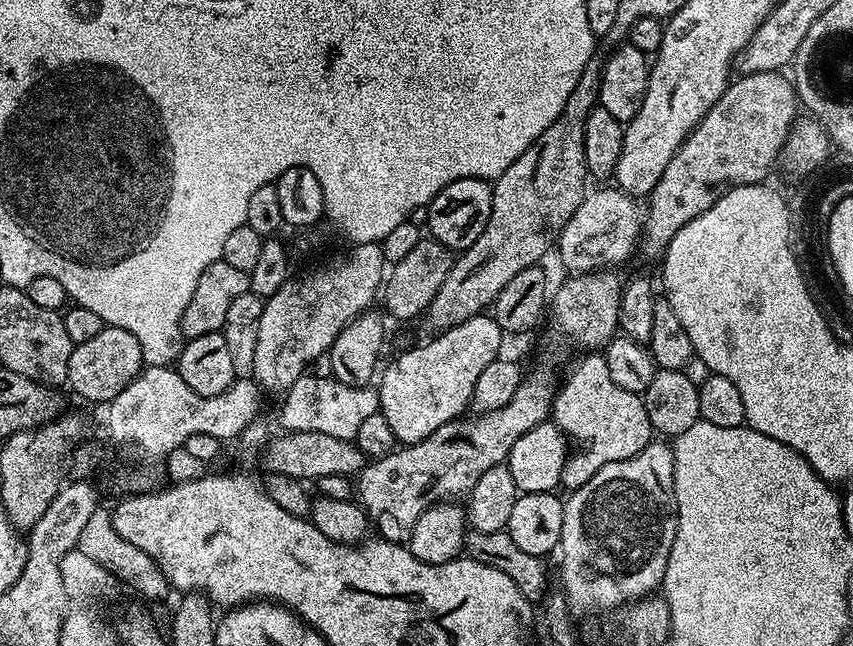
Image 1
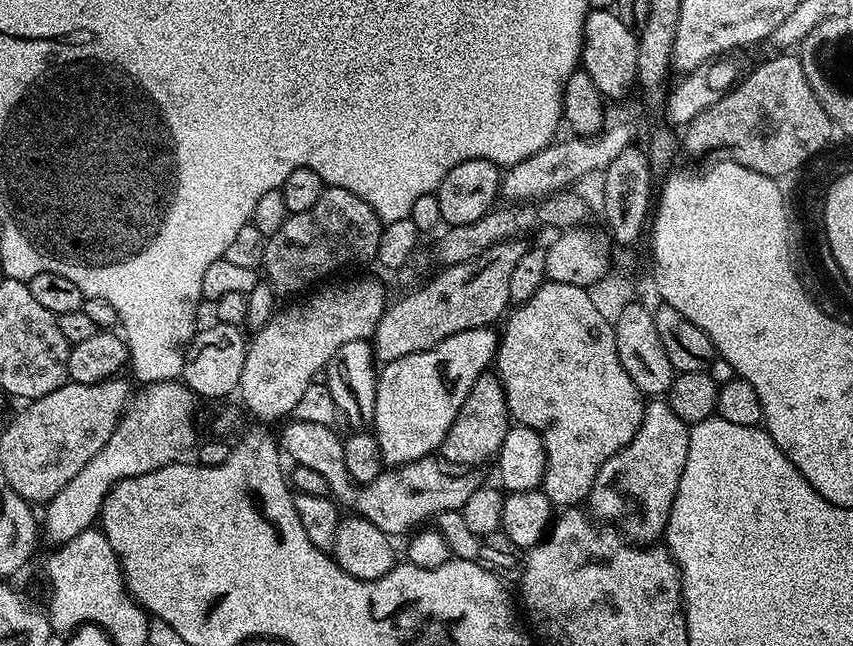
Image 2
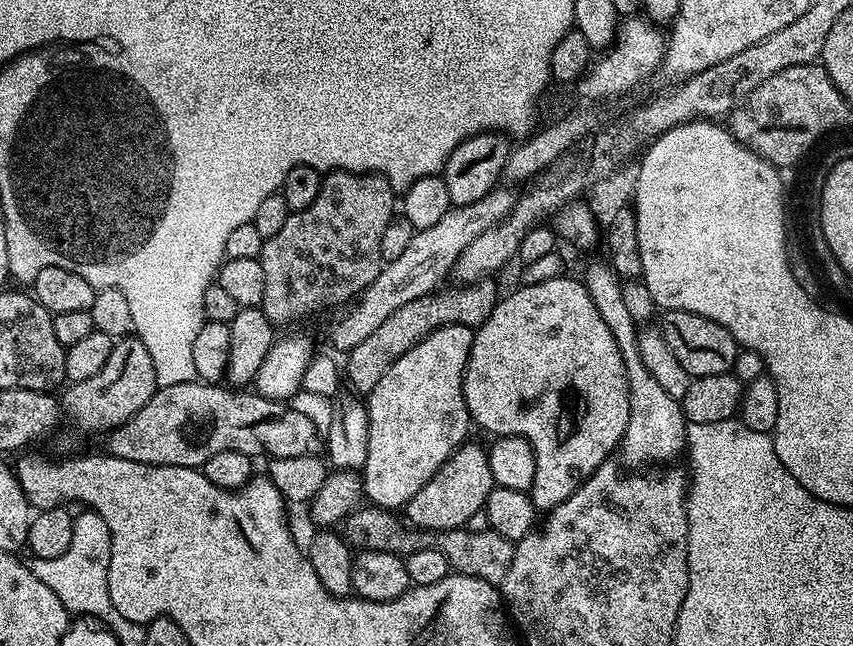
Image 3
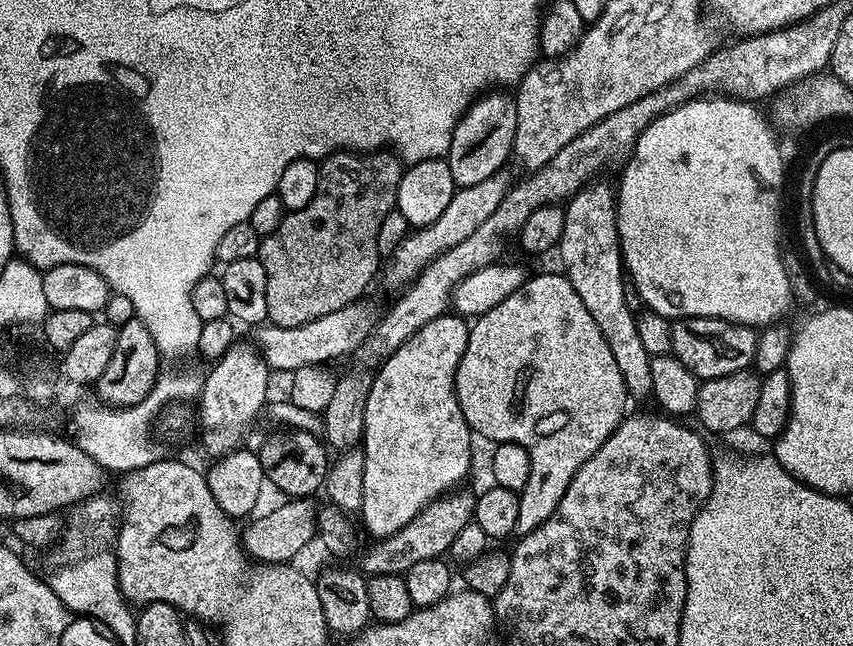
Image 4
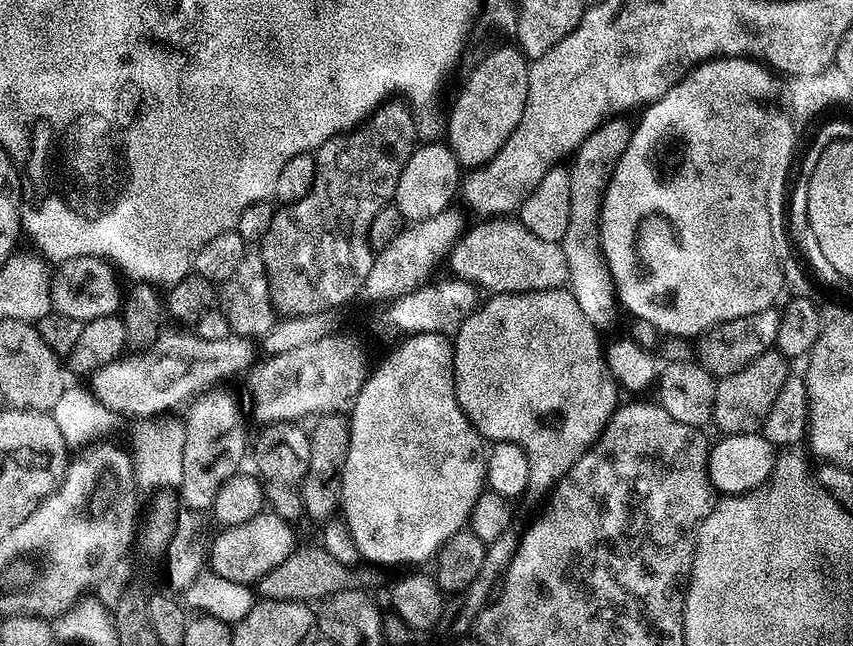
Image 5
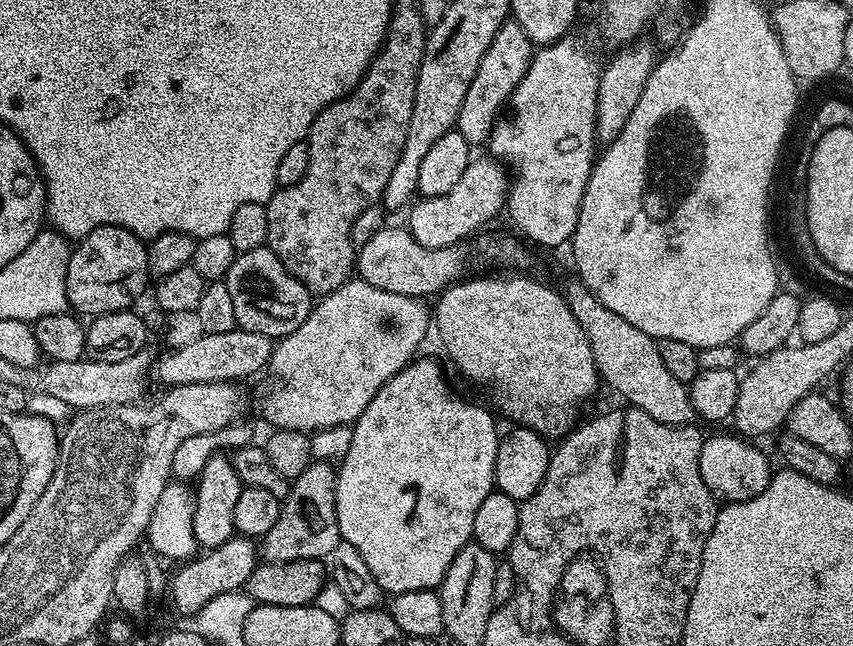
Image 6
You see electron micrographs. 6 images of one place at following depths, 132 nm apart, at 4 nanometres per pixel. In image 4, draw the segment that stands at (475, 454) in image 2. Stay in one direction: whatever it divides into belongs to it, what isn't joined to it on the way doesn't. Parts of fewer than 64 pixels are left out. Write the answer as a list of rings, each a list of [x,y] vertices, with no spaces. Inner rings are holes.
[[[456,495],[432,501],[413,520],[406,522],[402,530],[372,542],[364,553],[359,553],[359,571],[368,576],[403,576],[410,566],[426,562],[426,558],[441,559],[447,553],[450,542],[454,542],[455,536],[461,532],[462,526],[473,523],[476,514],[475,495]]]

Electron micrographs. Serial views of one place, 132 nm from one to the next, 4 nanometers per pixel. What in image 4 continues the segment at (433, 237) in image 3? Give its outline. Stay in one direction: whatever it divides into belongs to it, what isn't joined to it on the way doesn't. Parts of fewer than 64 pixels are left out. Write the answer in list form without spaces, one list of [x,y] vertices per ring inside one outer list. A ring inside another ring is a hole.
[[[360,306],[343,308],[334,314],[325,314],[323,318],[314,318],[314,322],[306,322],[302,326],[283,328],[277,324],[265,323],[257,327],[256,344],[258,355],[269,369],[286,374],[293,374],[300,367],[327,365],[327,360],[336,360],[347,352],[352,352],[364,340],[368,326],[368,316]]]

